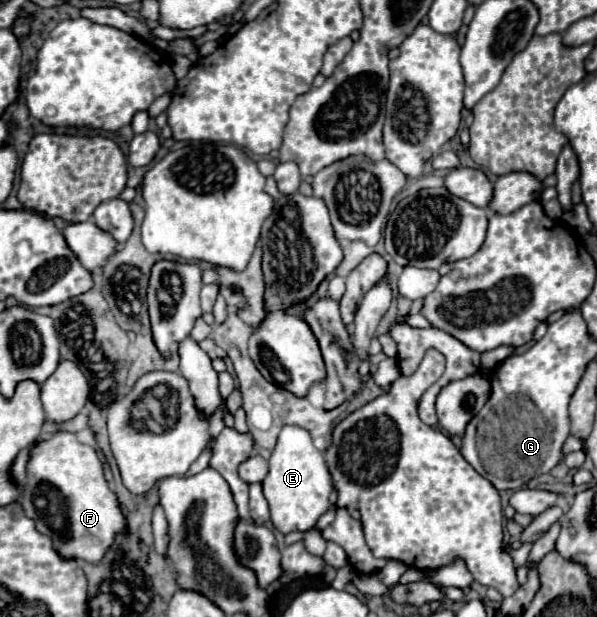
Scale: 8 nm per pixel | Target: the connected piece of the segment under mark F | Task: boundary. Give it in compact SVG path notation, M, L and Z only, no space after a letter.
M57 431L49 441L33 447L19 503L25 515L35 521L35 529L53 541L61 559L81 559L97 565L127 525L119 499L103 477L103 465L95 449L67 431Z

